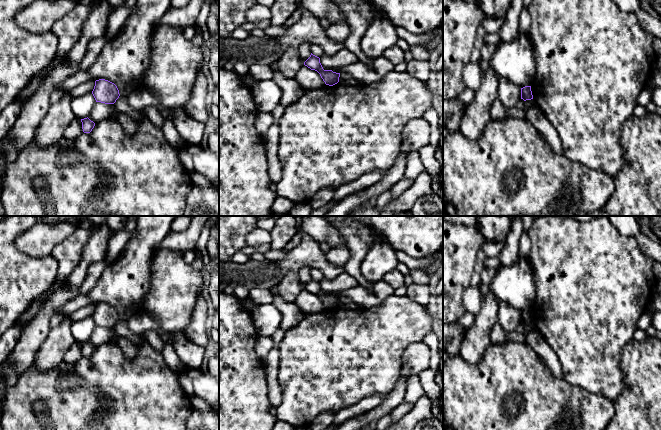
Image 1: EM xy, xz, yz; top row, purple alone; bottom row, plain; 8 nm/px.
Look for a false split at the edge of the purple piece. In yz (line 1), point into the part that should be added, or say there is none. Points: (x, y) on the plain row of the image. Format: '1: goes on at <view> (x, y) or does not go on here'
1: does not go on here

